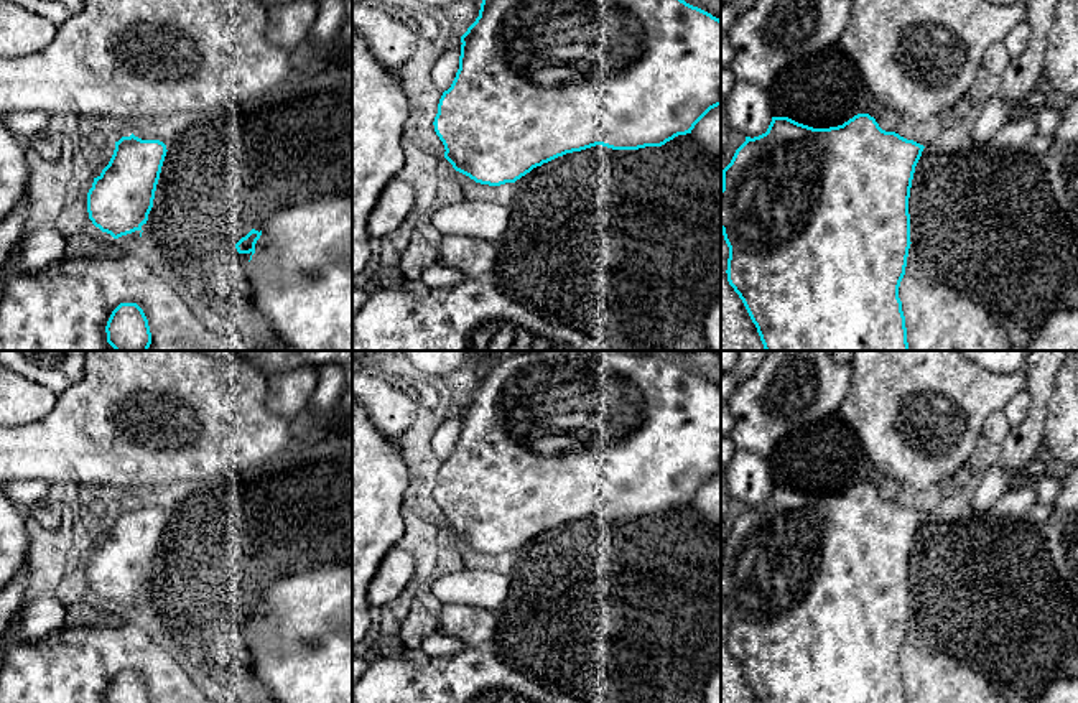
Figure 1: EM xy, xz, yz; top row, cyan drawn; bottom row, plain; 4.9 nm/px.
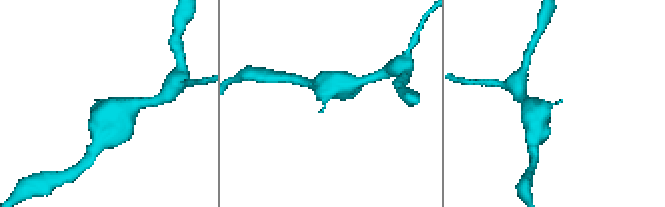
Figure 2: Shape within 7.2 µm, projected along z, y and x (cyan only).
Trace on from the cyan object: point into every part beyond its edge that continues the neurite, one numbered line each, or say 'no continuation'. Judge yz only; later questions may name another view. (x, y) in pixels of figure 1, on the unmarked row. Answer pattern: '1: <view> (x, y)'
no continuation

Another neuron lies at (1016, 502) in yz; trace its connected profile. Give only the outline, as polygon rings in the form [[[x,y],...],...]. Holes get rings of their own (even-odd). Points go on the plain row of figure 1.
[[[1035,486],[1009,489],[987,512],[986,519],[1020,519],[1037,504]]]

